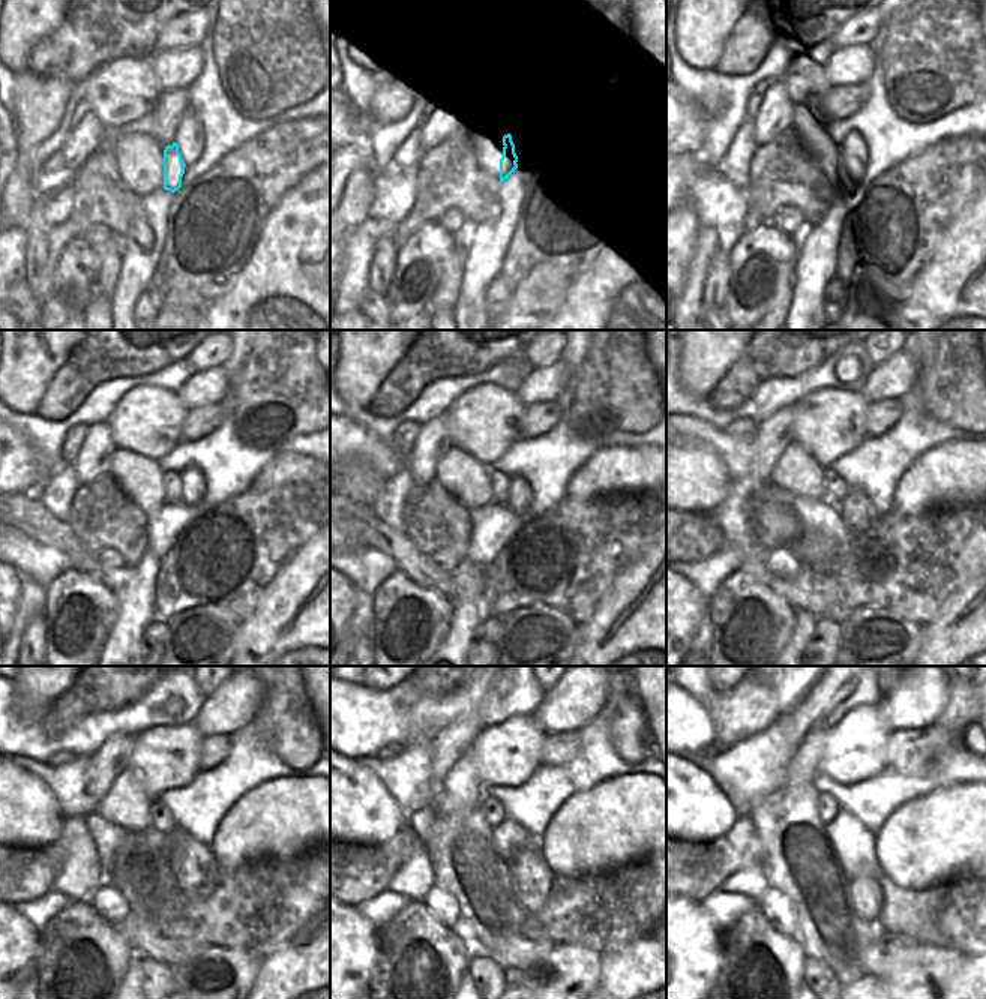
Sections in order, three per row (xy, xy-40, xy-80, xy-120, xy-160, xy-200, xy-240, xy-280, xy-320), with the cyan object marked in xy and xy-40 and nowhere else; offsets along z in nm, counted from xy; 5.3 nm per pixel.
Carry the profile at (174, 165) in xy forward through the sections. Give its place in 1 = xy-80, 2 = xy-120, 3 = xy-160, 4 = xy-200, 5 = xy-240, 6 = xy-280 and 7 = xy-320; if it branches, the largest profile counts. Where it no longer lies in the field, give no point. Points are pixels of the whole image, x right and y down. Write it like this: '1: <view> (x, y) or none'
1: xy-80 (844, 146)
2: xy-120 (171, 480)
3: xy-160 (500, 483)
4: xy-200 (836, 488)
5: xy-240 (162, 821)
6: xy-280 (492, 810)
7: xy-320 (827, 806)

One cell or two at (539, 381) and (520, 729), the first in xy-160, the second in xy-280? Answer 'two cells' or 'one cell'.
two cells

